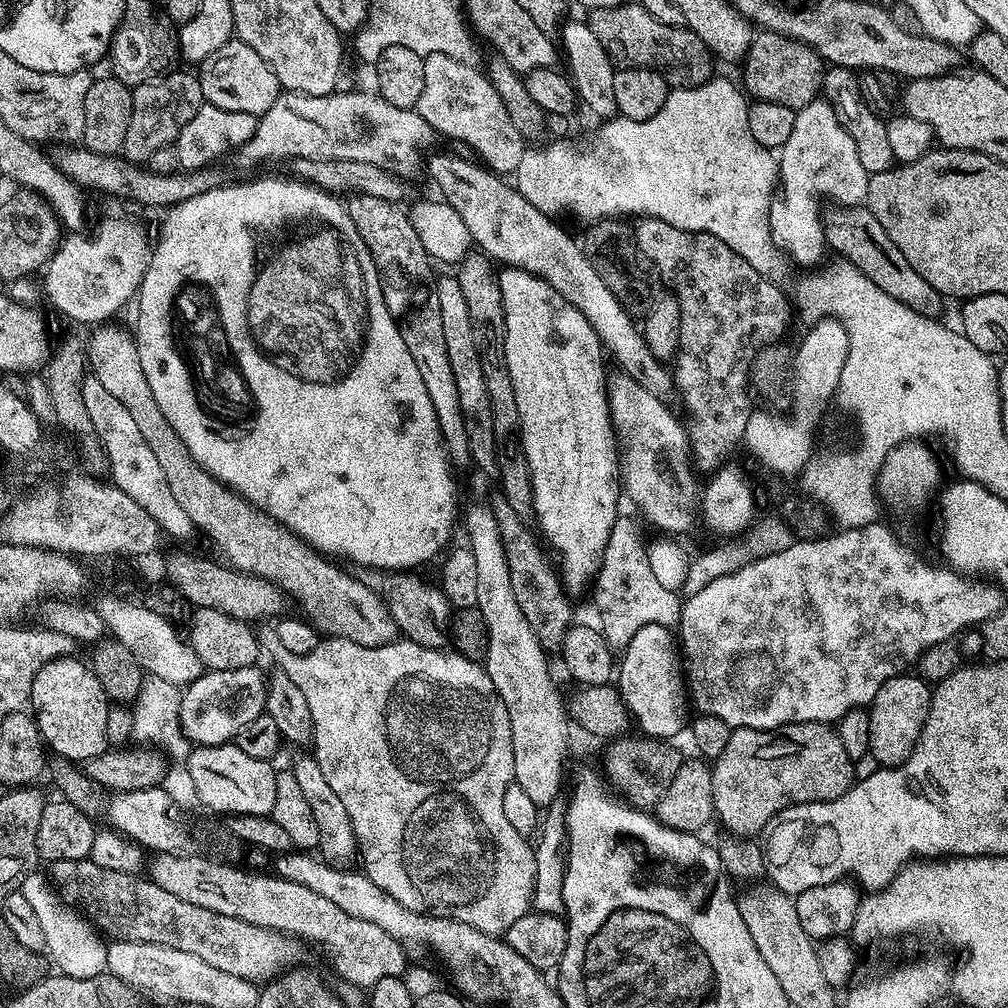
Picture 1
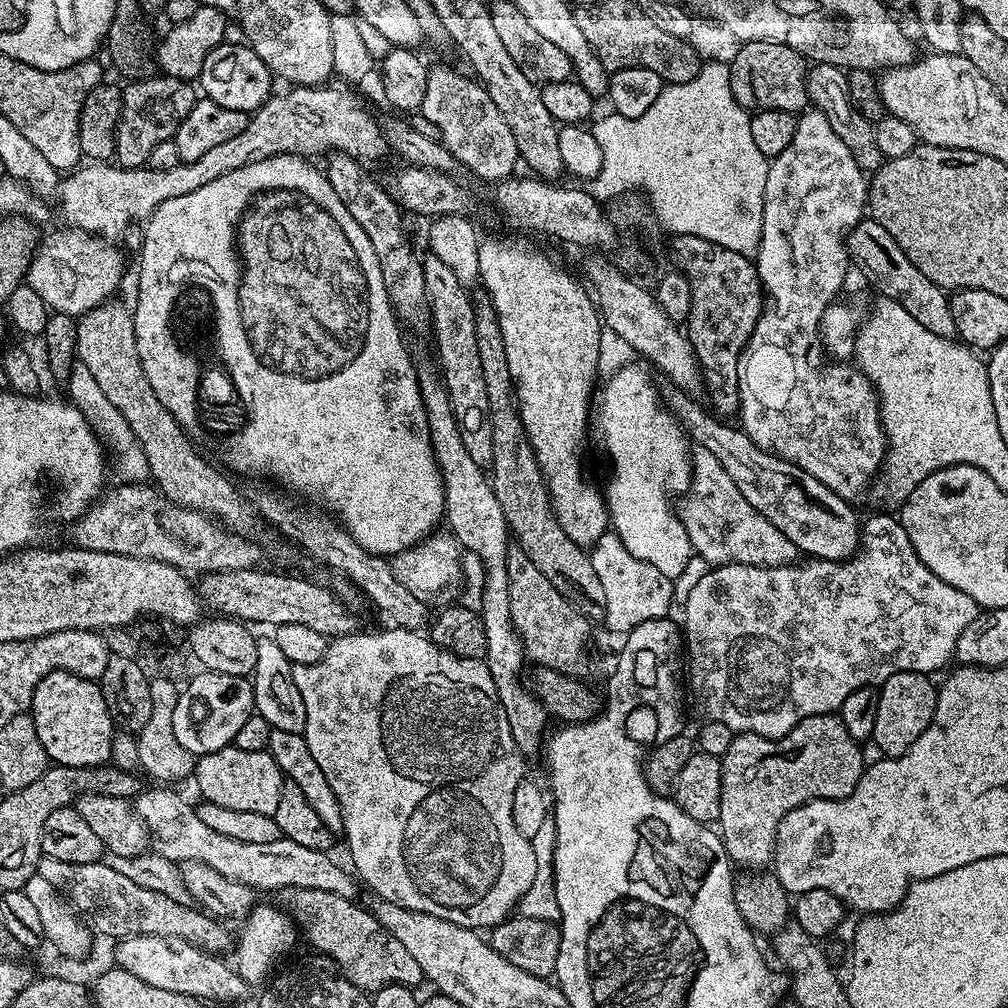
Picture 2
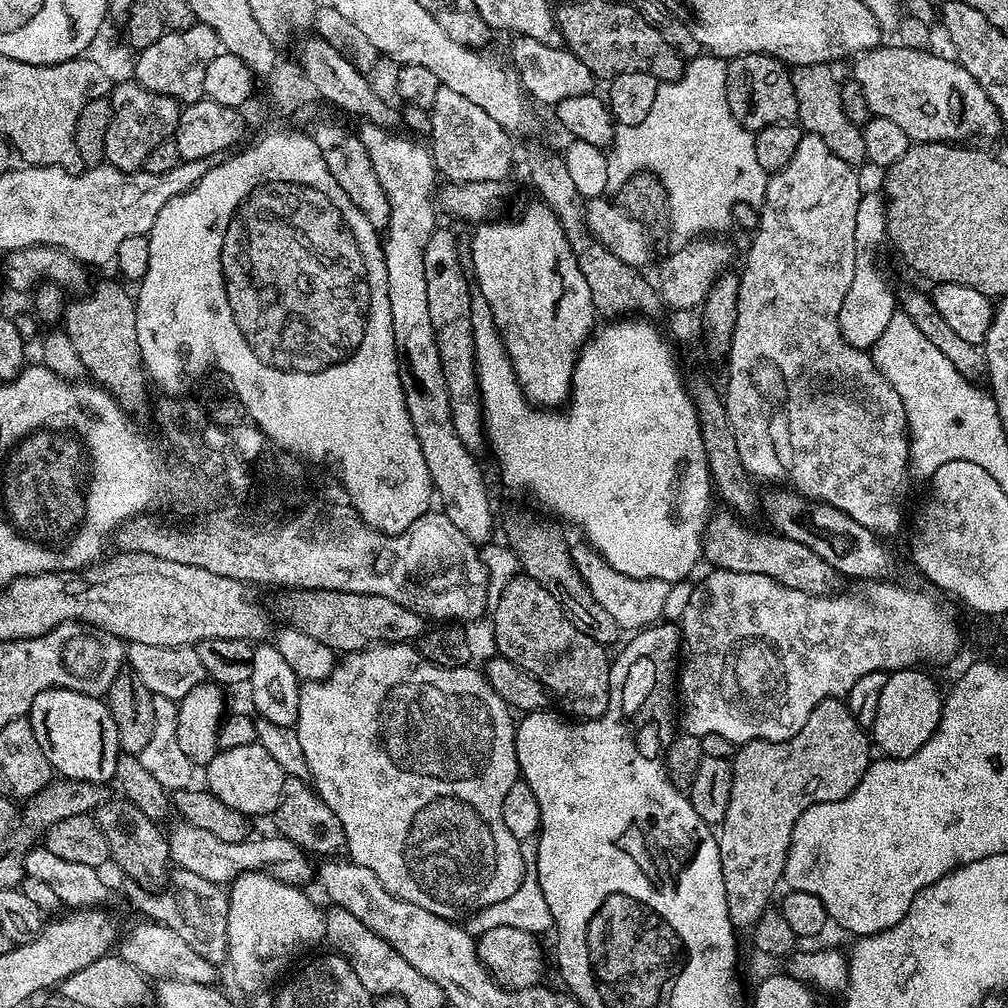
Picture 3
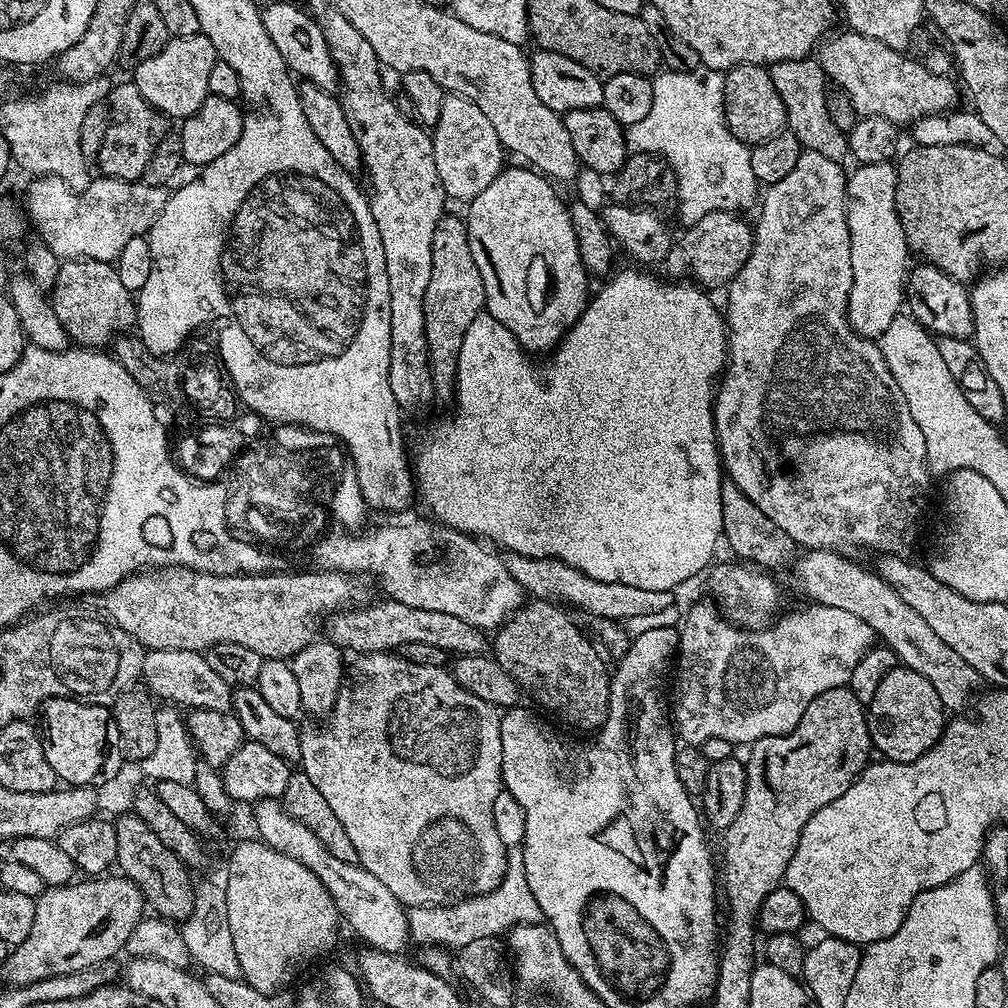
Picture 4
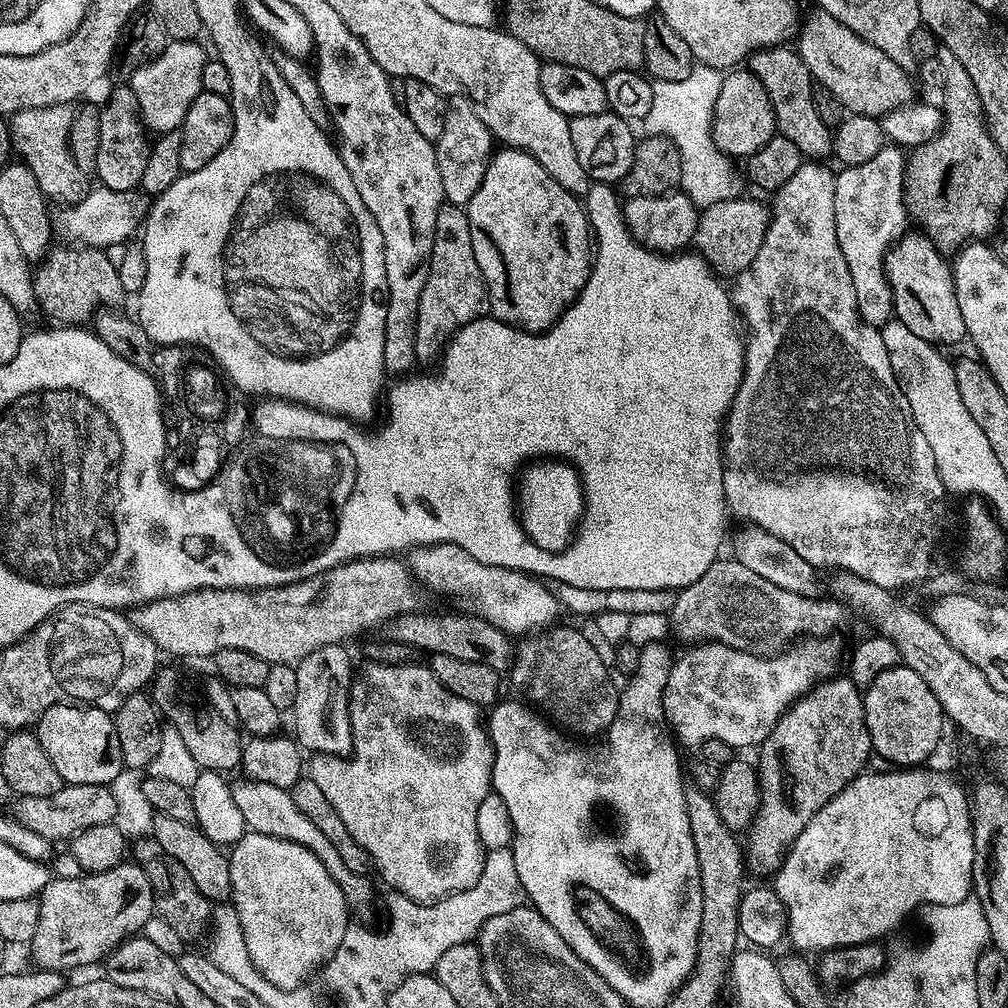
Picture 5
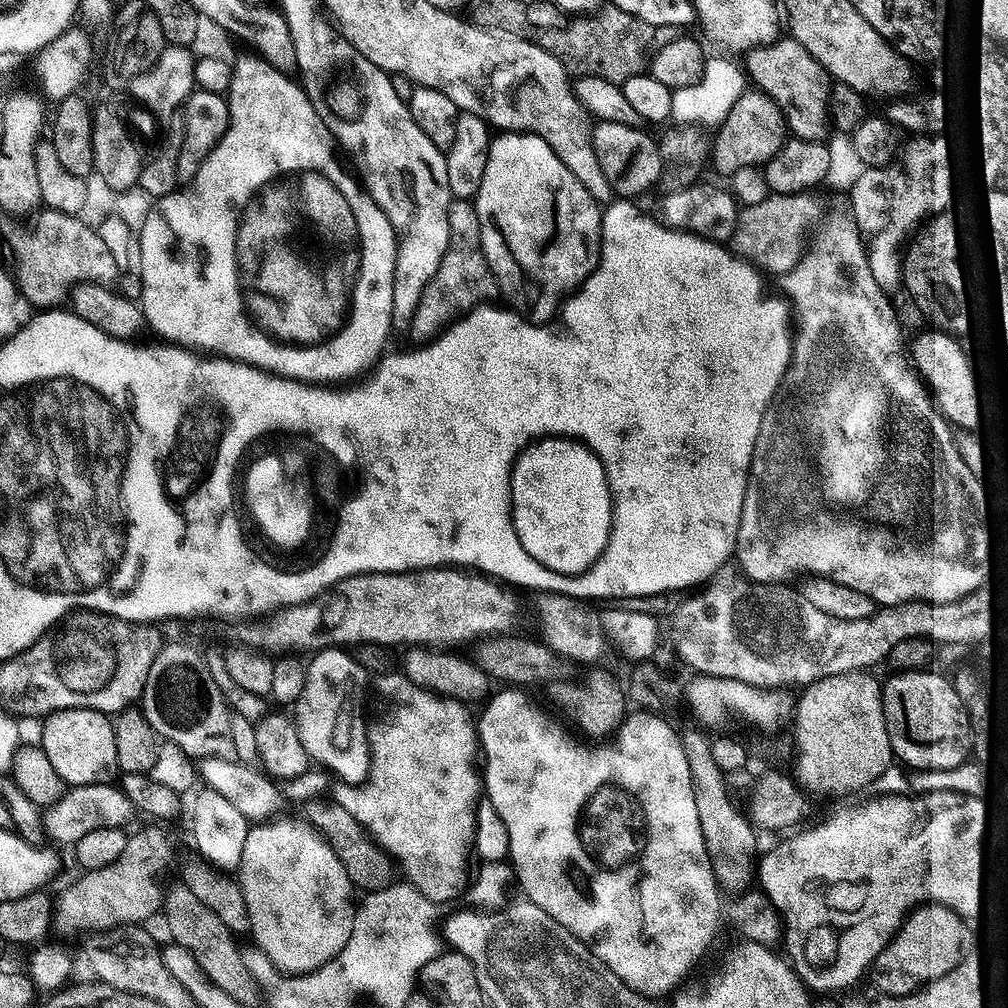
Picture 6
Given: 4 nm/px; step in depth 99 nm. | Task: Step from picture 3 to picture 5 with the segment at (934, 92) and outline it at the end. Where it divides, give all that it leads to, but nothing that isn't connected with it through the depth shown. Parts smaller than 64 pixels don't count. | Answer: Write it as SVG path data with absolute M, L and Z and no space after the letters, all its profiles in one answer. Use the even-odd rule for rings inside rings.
M815 11L805 20L803 17L799 25L798 51L819 87L821 84L842 107L849 108L847 111L857 116L881 118L913 99L912 80L904 73L899 59L864 40L828 12Z

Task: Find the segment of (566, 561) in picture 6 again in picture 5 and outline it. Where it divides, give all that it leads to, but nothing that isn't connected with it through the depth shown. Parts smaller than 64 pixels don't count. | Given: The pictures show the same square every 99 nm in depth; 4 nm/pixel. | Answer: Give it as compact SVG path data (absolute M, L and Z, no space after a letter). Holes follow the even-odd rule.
M532 452L530 461L519 473L514 488L520 529L524 539L538 546L538 550L559 554L576 539L586 516L586 505L592 501L592 496L584 496L584 476L578 470L578 462L574 462L574 458L565 452Z

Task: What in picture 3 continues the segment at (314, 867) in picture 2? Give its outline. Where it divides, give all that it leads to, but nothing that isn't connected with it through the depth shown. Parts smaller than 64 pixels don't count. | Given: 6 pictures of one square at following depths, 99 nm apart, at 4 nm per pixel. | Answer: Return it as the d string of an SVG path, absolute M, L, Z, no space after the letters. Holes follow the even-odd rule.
M177 819L176 825L167 829L168 855L176 868L185 868L198 878L206 878L218 886L231 885L232 881L244 872L267 872L277 876L282 882L297 886L307 885L307 880L314 876L314 864L309 853L284 836L271 834L261 840L250 838L246 842L222 842L222 838L210 834L210 830L198 830L198 826L187 824L185 820Z

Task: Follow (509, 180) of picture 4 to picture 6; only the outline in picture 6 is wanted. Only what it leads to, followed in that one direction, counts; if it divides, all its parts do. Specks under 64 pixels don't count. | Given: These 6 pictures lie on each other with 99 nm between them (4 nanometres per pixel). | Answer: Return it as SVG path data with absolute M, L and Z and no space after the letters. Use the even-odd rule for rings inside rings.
M504 132L491 137L488 145L488 157L482 170L482 186L478 186L478 194L474 197L474 203L478 214L478 226L480 227L480 249L486 254L486 262L496 279L499 295L501 297L504 295L508 299L505 300L507 307L520 313L525 321L538 325L549 323L557 315L565 297L575 292L584 283L585 278L596 268L600 243L601 205L596 203L595 198L590 194L590 190L586 190L586 186L582 186L582 182L578 182L578 178L574 174L570 174L568 168L561 163L558 154L554 154L552 148L540 136L533 136L530 132Z

